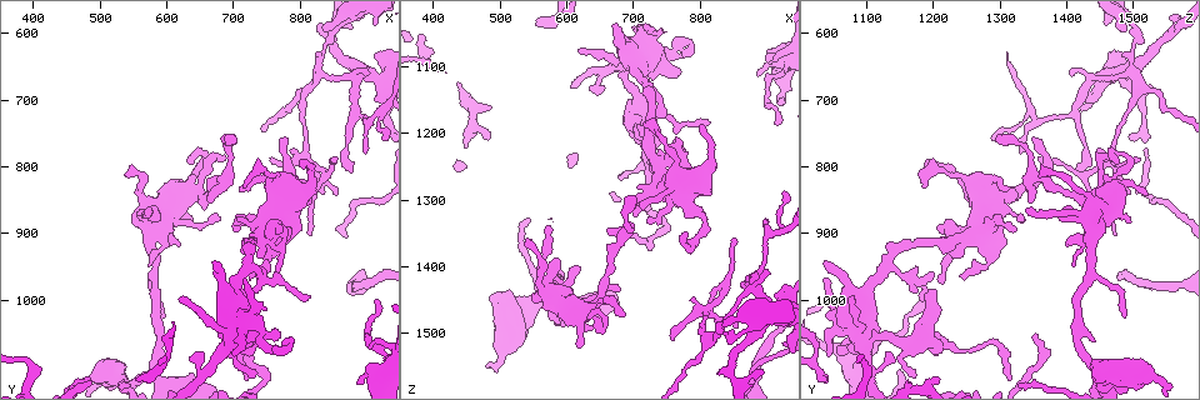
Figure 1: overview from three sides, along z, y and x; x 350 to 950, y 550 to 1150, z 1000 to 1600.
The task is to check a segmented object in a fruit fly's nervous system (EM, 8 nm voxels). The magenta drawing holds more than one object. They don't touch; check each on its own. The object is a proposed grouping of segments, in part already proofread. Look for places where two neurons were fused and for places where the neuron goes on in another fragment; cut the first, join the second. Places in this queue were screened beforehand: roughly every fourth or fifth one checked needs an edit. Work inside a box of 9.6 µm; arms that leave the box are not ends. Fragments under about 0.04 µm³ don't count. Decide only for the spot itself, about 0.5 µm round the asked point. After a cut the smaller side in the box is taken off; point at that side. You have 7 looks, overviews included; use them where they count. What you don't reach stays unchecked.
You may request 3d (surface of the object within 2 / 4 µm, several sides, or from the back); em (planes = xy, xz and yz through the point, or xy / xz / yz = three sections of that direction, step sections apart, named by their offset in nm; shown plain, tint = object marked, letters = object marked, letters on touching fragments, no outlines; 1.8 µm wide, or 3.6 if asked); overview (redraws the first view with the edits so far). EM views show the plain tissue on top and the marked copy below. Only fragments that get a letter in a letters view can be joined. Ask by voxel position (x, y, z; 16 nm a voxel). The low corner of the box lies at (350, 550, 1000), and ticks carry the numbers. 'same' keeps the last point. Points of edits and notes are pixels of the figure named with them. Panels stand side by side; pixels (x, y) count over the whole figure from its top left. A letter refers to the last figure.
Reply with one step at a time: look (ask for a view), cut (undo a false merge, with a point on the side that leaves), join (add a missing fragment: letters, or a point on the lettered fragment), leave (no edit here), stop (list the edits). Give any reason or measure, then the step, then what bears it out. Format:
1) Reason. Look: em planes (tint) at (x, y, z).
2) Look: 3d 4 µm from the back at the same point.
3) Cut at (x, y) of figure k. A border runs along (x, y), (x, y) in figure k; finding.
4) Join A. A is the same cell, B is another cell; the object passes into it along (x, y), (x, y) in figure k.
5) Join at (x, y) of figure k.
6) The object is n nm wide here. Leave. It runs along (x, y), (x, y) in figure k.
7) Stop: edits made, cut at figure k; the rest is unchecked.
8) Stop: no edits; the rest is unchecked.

Branch stops here. Look: em planes (letters) at (730, 985, 1170).

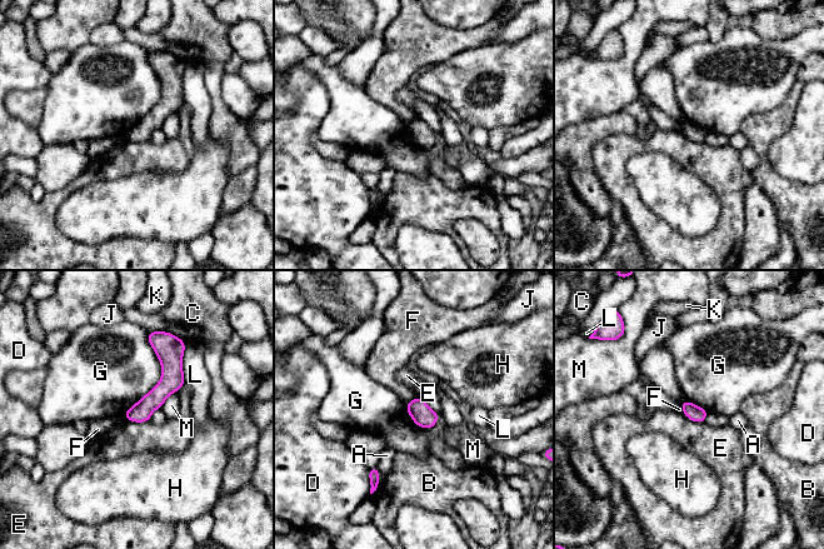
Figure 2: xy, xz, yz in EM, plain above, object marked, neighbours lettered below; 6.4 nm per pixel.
The longest contact is with G, 550 nm. Leave. A, B, C, D, E, F, G, H, J, K, L and M are other cells; no lettered fragment goes on from it.

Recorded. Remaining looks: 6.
Free end. Look: em planes (letters) at (900, 1095, 1080).

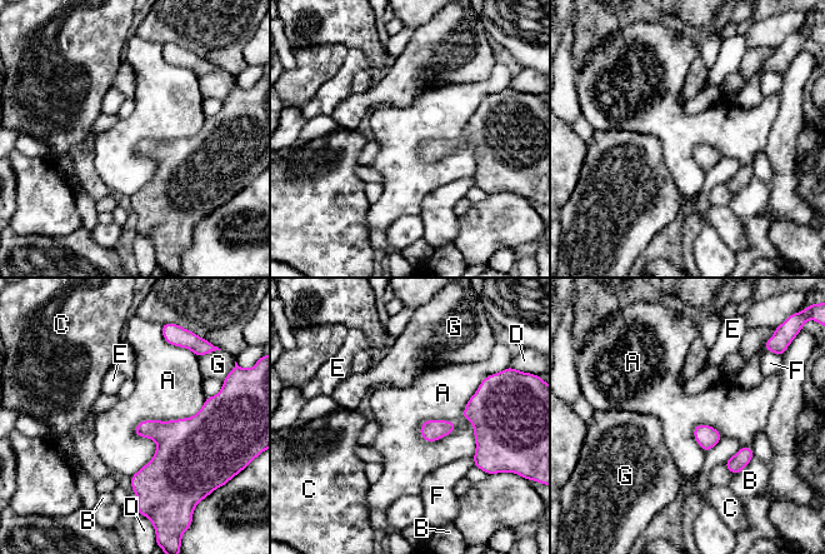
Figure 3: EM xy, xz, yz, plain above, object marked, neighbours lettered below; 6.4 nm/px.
The longest contact is with A, 700 nm. Leave. A, B, C, D, E, F and G are other cells; none of them fits.

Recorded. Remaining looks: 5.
Abrupt turn. Look: em planes (tint) at (905, 735, 1350).

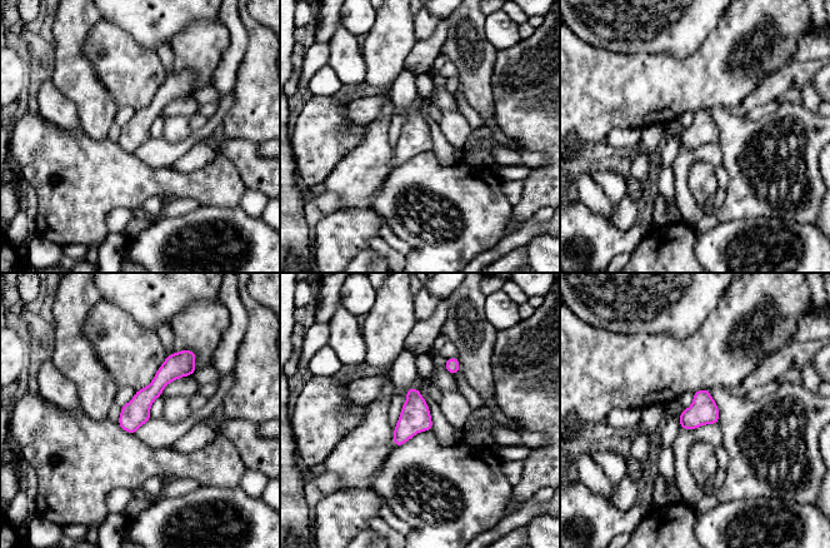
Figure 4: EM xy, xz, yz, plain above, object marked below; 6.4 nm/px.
What lies round it. Look: em planes (letters) at the same point.

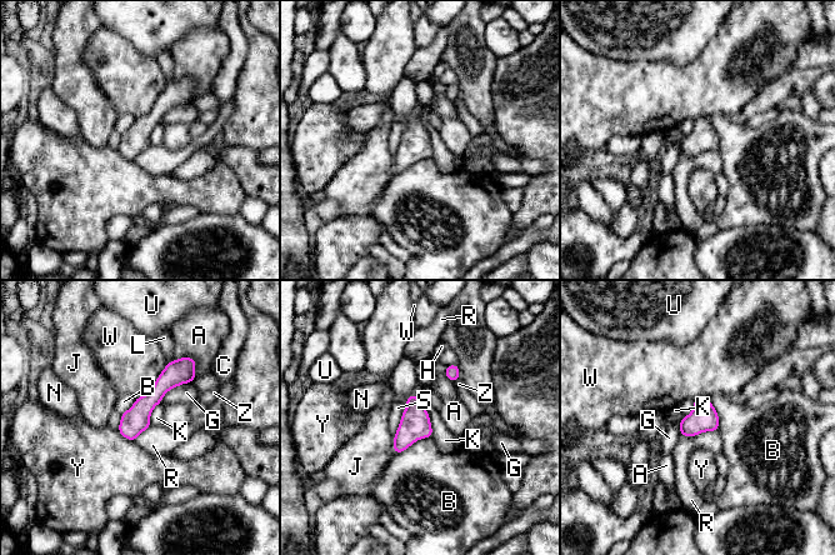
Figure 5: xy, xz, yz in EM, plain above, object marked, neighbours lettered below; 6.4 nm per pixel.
Leave. A, B, C, G, H, J, K, L, N, R, S, U, W, Y and Z are other cells; a border runs along (415, 394), (426, 410), (433, 436) in figure 5; all the same neuron.

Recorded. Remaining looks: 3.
Stop: no edits; the rest is unchecked.

